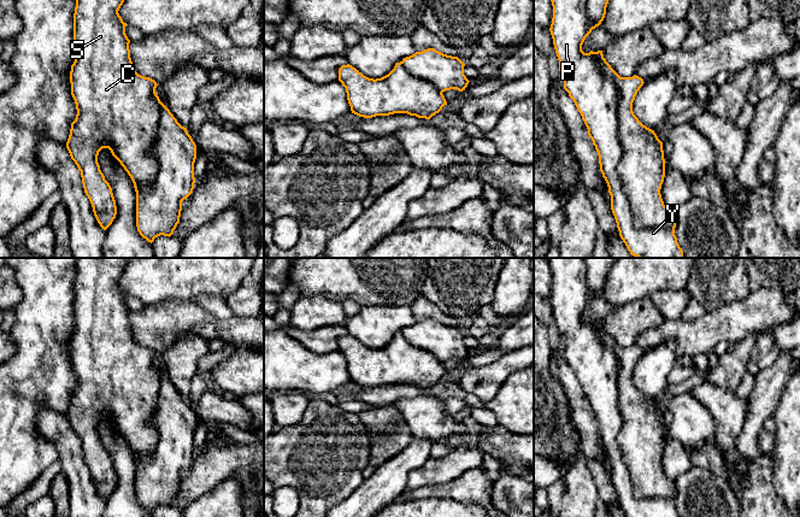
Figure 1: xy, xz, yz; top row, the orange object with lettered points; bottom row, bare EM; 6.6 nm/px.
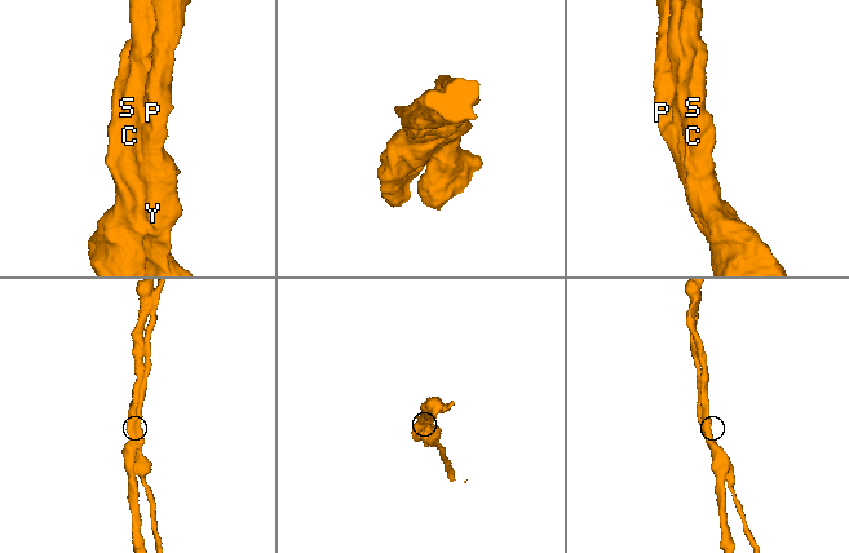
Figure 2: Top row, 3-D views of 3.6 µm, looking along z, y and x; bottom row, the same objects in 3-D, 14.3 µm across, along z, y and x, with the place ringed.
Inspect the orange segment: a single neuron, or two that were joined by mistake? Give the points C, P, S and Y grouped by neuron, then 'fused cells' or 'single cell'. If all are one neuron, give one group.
C P S Y | single cell

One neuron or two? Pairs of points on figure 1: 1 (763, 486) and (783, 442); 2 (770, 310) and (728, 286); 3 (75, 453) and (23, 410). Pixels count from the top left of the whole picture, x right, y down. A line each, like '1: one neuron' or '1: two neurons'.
1: two neurons
2: two neurons
3: two neurons

